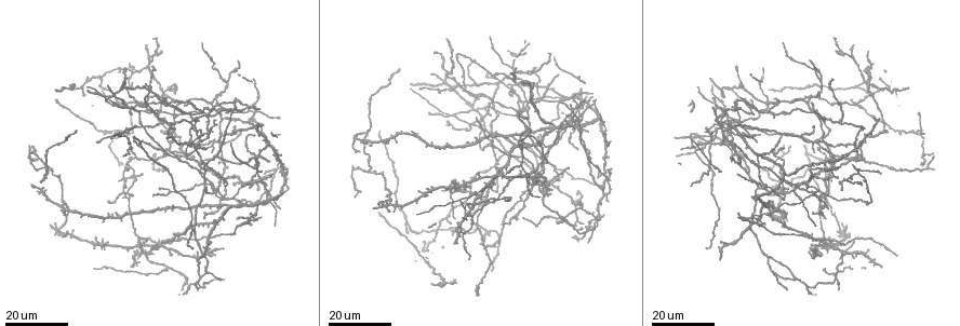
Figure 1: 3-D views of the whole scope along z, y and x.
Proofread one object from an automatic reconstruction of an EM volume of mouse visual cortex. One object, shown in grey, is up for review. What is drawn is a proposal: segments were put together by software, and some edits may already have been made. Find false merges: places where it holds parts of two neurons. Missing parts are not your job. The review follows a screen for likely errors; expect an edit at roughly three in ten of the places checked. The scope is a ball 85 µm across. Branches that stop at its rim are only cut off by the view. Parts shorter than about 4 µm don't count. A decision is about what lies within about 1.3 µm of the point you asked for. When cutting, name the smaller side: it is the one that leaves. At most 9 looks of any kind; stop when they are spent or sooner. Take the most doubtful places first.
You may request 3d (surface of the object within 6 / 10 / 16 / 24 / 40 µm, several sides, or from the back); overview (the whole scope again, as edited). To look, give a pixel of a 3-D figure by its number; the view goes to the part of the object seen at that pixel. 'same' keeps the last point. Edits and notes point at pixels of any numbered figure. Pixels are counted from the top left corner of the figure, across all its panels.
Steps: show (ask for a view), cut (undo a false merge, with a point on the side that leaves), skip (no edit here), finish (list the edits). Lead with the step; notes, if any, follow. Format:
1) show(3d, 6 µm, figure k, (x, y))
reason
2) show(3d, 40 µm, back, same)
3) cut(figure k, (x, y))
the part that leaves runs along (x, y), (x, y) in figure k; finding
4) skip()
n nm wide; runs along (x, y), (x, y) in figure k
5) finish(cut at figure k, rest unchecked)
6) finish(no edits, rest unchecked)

show(3d, 24 µm, figure 1, (703, 143))
three arms meet

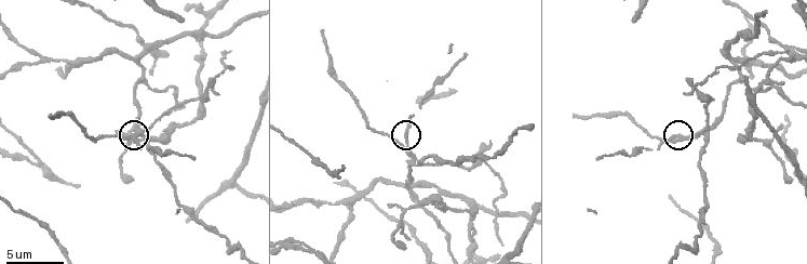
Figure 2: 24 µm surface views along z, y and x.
show(3d, 6 µm, figure 2, (401, 143))

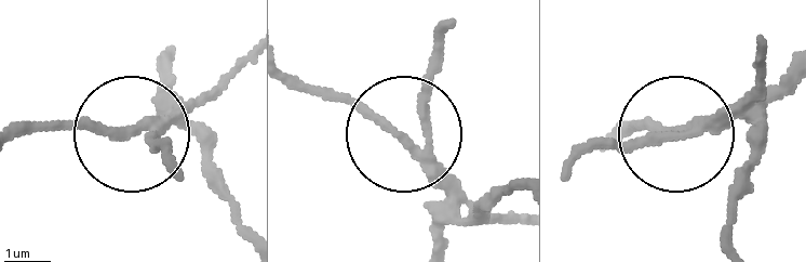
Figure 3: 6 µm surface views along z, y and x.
skip()
3 arms; runs along (443, 248), (443, 201), (420, 143), (293, 81) in figure 3; all the same neuron

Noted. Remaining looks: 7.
show(3d, 24 µm, figure 1, (472, 105))
four or more arms meet

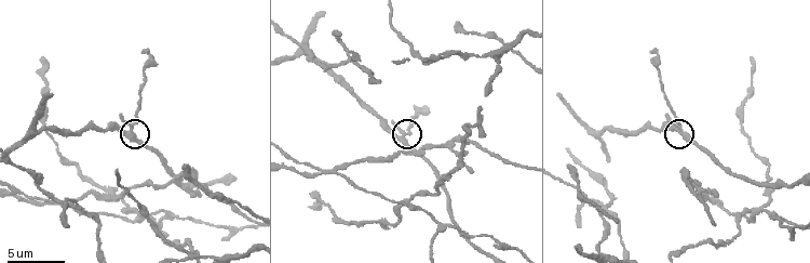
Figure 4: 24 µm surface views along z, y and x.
show(3d, 6 µm, figure 4, (133, 135))

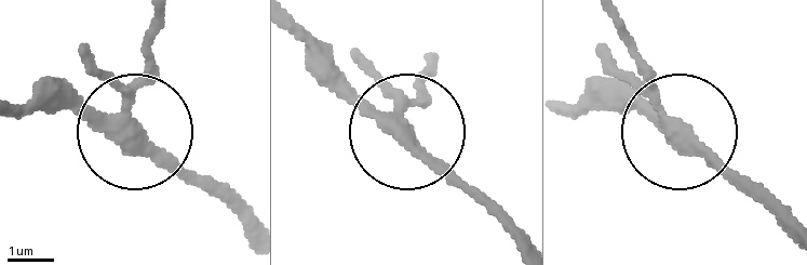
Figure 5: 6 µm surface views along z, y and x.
cut(figure 5, (99, 73))
4 arms; the part that leaves runs along (120, 113), (150, 23) in figure 5; a second neuron is stuck on

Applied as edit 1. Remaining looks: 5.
show(overview)
redraw

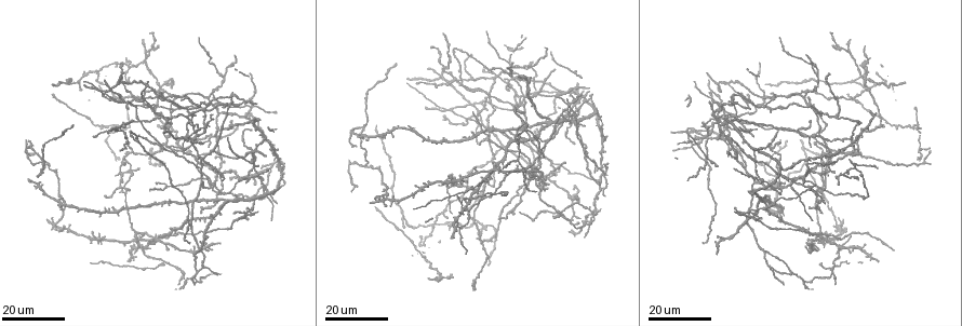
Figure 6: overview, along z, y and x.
show(3d, 16 µm, figure 6, (479, 90))
three-way junction

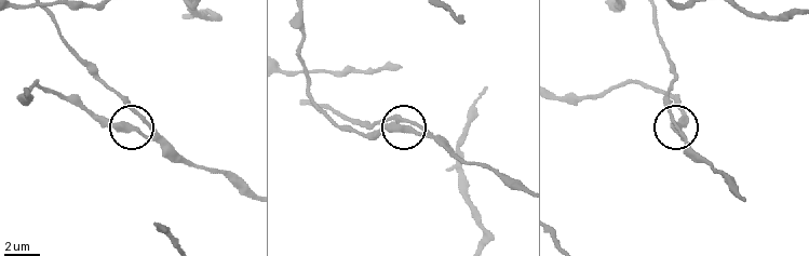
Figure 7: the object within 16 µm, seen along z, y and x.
show(3d, 6 µm, figure 7, (405, 128))

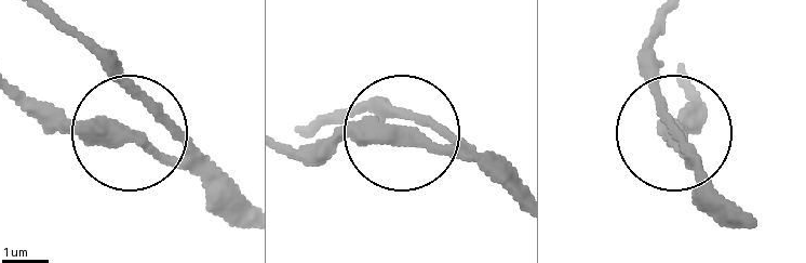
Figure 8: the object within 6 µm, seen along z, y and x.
skip()
runs along (326, 126), (407, 114), (424, 126), (295, 148) in figure 8; one neuron here

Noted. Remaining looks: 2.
finish(cut at figure 5, rest unchecked)

